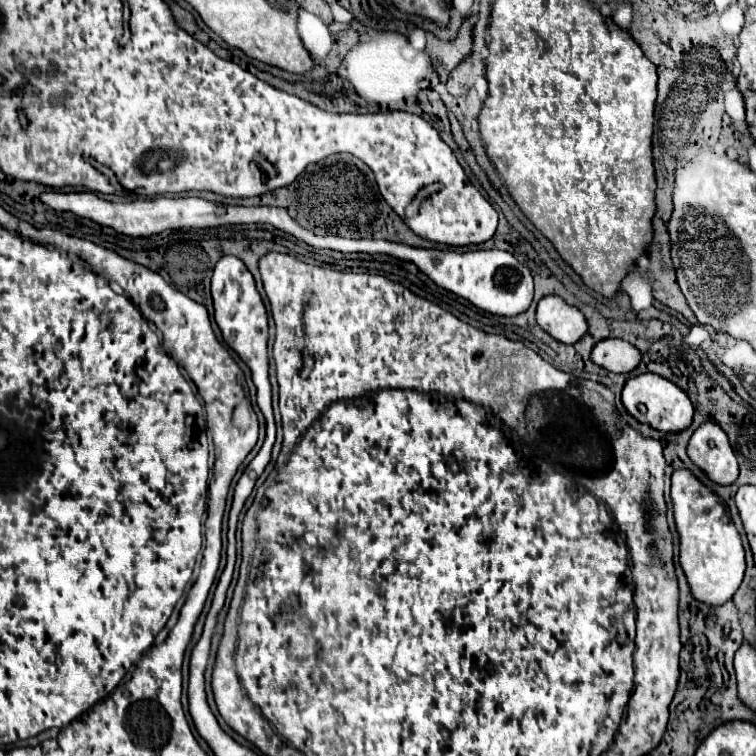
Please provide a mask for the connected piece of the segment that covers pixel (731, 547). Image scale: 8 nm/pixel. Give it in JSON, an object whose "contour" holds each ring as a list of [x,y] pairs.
{"contour":[[[687,468],[673,472],[671,498],[677,532],[681,536],[679,562],[695,598],[713,606],[725,604],[737,592],[745,574],[743,540],[727,514],[725,502]]]}

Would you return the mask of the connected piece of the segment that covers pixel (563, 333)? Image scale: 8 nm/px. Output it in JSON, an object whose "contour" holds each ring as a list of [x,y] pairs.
{"contour":[[[549,294],[537,304],[537,324],[563,344],[575,344],[587,334],[587,320],[577,306],[567,304],[561,296]]]}

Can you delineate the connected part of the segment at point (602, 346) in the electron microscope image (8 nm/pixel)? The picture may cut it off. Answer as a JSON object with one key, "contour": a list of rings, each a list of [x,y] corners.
{"contour":[[[609,338],[609,340],[601,340],[595,344],[591,352],[591,360],[607,368],[609,372],[625,374],[625,372],[631,372],[641,362],[641,352],[625,340]]]}

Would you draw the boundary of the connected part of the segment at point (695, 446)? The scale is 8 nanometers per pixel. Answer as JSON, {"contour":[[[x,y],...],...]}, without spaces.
{"contour":[[[703,422],[693,432],[687,454],[717,484],[733,484],[739,476],[737,458],[727,434],[713,422]]]}

